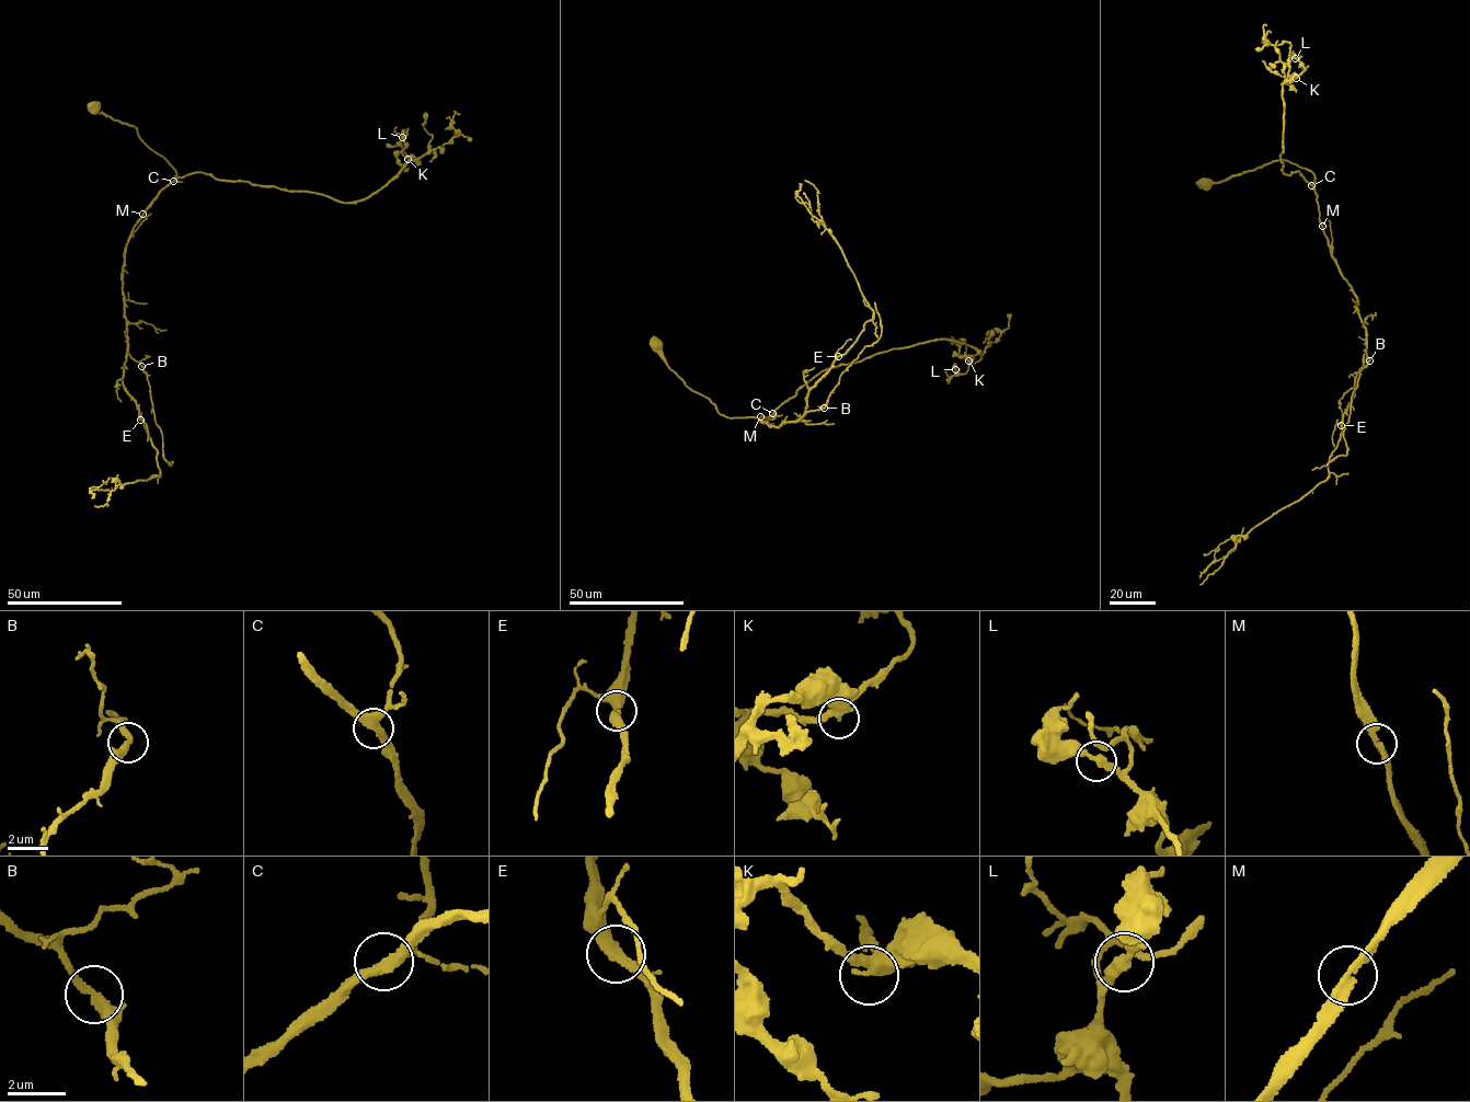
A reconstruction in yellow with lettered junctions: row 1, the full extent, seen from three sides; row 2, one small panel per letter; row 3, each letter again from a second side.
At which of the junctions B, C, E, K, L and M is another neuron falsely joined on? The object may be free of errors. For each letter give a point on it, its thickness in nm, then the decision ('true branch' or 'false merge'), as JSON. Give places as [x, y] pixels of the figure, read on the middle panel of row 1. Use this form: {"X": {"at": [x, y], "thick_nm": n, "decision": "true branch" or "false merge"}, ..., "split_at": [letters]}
{"B": {"at": [824, 408], "thick_nm": 280, "decision": "true branch"}, "C": {"at": [772, 413], "thick_nm": 320, "decision": "true branch"}, "E": {"at": [838, 356], "thick_nm": 380, "decision": "true branch"}, "K": {"at": [968, 360], "thick_nm": 340, "decision": "true branch"}, "L": {"at": [955, 369], "thick_nm": 340, "decision": "true branch"}, "M": {"at": [760, 416], "thick_nm": 280, "decision": "true branch"}, "split_at": []}

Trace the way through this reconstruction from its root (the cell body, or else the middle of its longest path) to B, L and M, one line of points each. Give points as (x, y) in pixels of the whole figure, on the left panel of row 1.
B: (92, 108), (137, 128), (175, 172), (134, 225), (126, 248), (122, 276), (127, 351), (141, 366)
L: (92, 108), (137, 128), (175, 180), (202, 172), (346, 203), (369, 197), (418, 158), (405, 153), (402, 137)
M: (92, 108), (92, 111), (137, 128), (141, 139), (175, 171), (175, 179), (161, 191), (142, 214)

